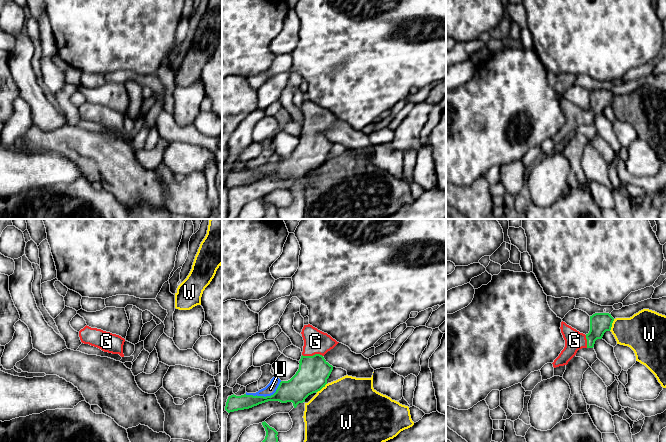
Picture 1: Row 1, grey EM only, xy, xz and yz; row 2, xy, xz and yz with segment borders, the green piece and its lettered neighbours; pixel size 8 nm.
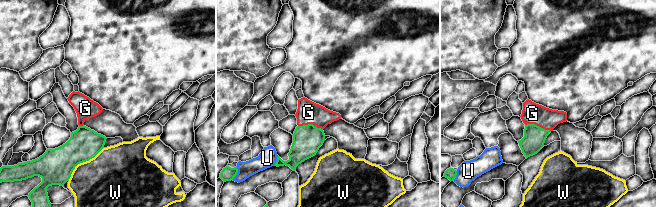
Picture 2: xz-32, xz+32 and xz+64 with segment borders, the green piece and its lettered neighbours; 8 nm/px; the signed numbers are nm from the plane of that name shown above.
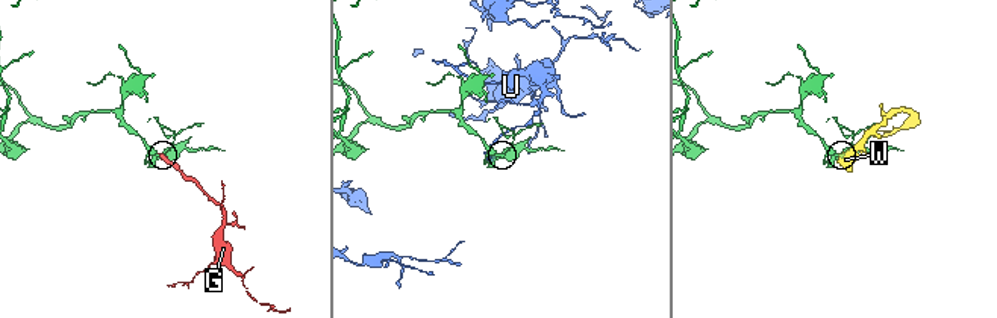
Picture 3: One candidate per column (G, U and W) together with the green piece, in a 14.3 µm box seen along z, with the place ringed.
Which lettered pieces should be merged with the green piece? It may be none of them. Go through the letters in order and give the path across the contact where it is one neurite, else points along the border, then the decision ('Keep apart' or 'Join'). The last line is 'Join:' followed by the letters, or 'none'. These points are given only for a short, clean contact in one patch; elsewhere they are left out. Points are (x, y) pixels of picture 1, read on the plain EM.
G: Path across: xz (311, 153), (313, 131), (315, 117). Join
U: Keep apart
W: Keep apart
Join: G

